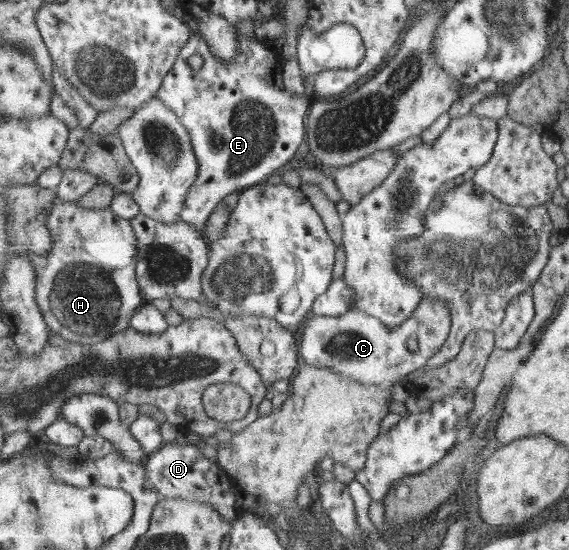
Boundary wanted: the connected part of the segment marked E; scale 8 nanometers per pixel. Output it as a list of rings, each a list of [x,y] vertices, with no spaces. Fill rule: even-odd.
[[[198,31],[192,34],[164,79],[157,99],[180,115],[180,120],[192,135],[193,149],[200,161],[200,175],[196,185],[190,189],[181,219],[191,224],[195,230],[199,230],[201,235],[221,201],[228,195],[242,193],[265,182],[281,167],[285,167],[295,157],[301,144],[307,141],[306,122],[312,105],[304,95],[291,94],[285,90],[283,75],[285,61],[282,61],[278,51],[269,45],[259,43],[259,40],[253,43],[253,39],[245,39],[245,43],[240,43],[240,55],[232,61],[224,61],[213,55],[207,40]]]

